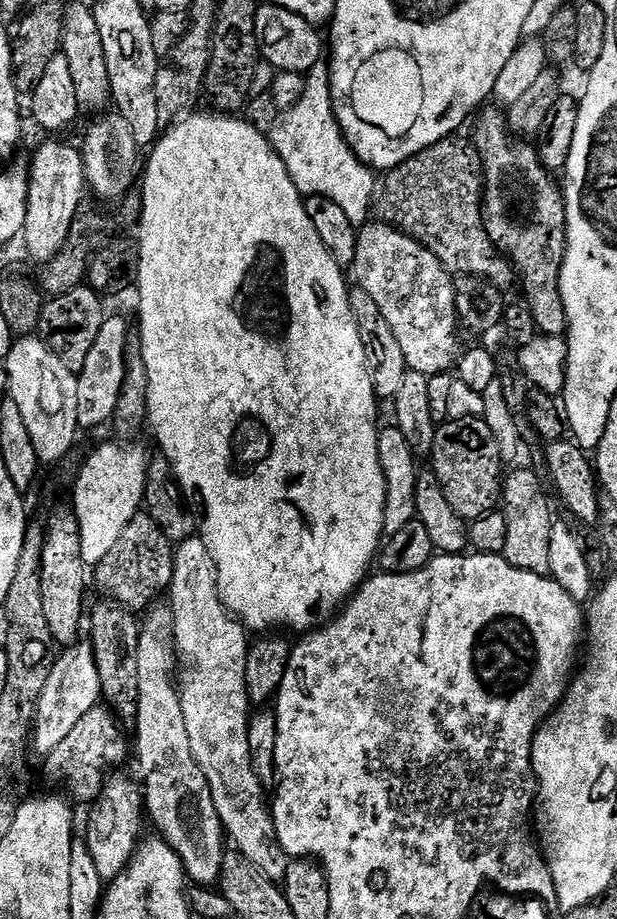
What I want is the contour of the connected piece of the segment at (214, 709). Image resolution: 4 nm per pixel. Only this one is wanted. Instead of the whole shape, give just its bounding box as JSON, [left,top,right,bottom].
[170,535,261,800]

